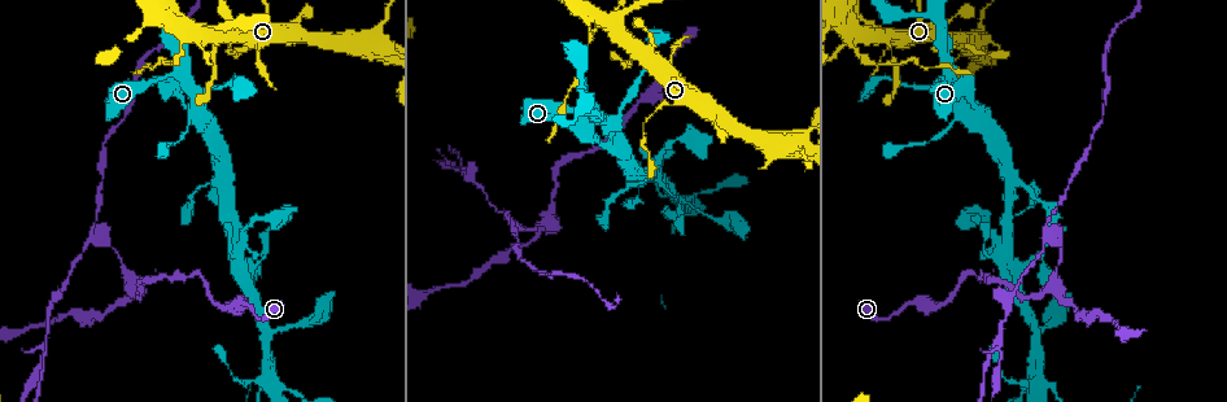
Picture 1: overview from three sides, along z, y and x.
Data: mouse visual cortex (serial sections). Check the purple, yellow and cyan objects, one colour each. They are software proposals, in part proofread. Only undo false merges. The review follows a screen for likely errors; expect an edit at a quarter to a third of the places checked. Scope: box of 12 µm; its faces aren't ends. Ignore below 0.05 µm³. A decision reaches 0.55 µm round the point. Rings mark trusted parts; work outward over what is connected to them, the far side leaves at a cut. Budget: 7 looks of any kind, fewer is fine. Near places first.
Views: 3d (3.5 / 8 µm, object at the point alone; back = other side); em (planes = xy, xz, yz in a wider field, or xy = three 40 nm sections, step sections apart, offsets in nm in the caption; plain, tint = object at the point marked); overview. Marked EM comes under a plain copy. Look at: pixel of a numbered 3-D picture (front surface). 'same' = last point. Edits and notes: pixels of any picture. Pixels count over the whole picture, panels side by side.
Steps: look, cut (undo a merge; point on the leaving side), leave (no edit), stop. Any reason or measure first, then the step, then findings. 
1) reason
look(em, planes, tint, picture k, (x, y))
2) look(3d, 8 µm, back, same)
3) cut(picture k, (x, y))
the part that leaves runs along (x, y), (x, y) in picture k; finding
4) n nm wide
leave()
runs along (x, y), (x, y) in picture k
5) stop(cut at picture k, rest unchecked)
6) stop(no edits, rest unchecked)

a narrow waist
look(3d, 3.5 µm, picture 1, (878, 65))

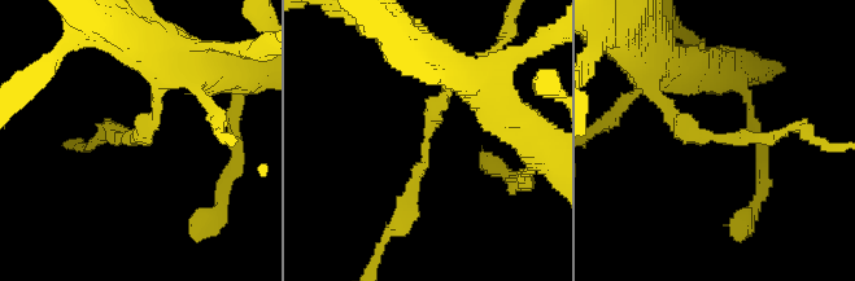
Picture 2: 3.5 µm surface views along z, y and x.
leave()
runs along (445, 77), (409, 216) in picture 2; continuous, no second cell

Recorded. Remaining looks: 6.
three arms meet
look(3d, 3.5 µm, picture 1, (190, 122))

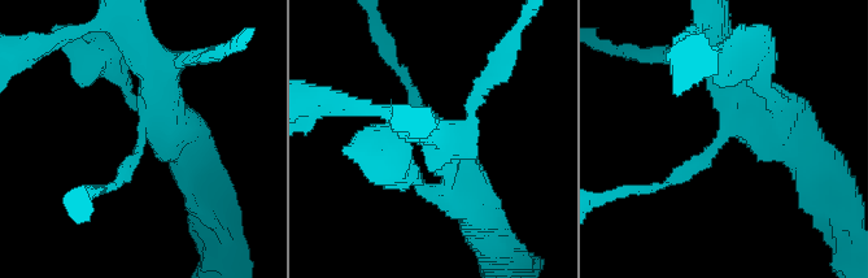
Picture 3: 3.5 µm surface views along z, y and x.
3 arms; arms of 200, 400, 500 nm
look(em, xy, step 2, tint, picture 3, (720, 137))

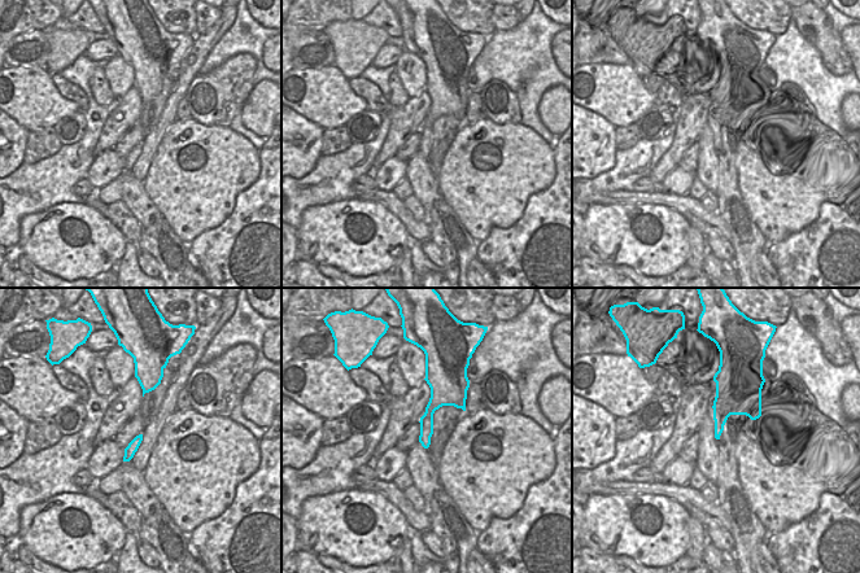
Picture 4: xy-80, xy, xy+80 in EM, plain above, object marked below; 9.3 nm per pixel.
leave()
runs along (720, 59), (727, 127), (661, 183) in picture 3; all the same cell

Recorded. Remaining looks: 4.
sudden change in width
look(3d, 3.5 µm, back, picture 1, (1034, 255))

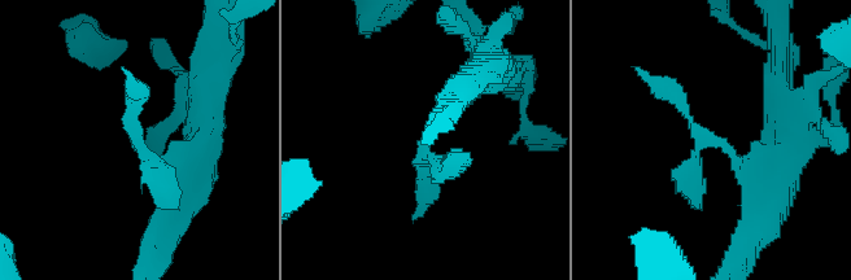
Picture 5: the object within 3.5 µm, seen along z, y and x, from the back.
look(em, xy, step 1, tint, picture 5, (136, 142))

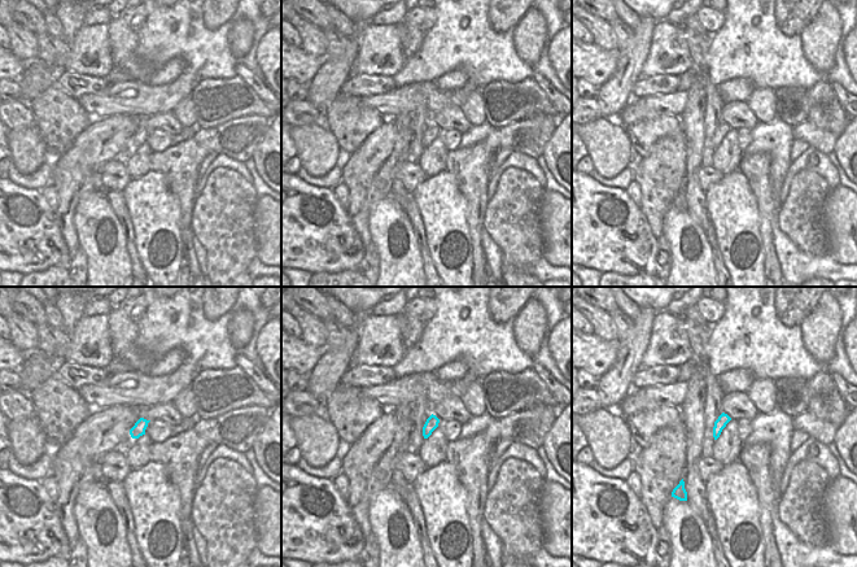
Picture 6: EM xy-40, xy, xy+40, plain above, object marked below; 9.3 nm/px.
look(em, xy, step 3, tint, same)

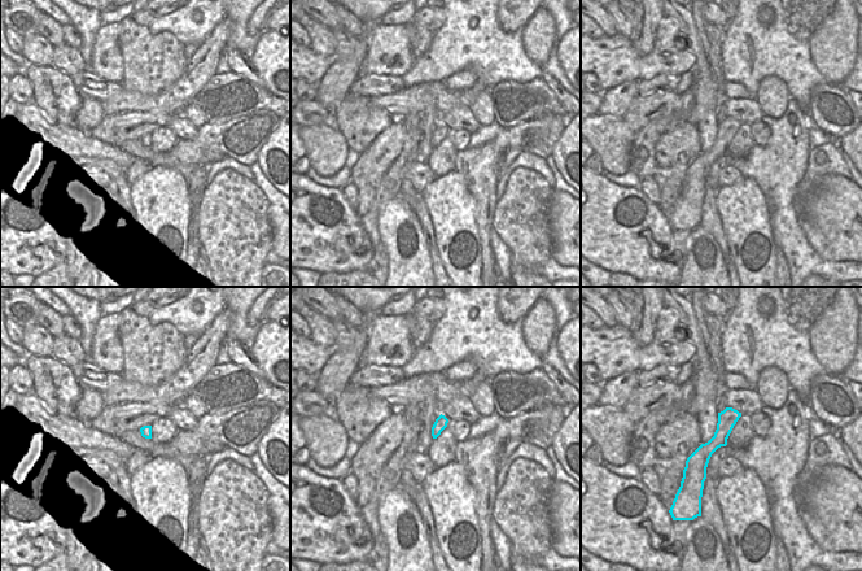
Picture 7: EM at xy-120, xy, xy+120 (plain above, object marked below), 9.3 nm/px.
leave()
one cell here

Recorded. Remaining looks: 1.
stop(no edits, rest unchecked)

